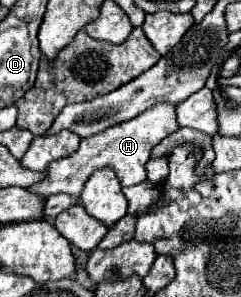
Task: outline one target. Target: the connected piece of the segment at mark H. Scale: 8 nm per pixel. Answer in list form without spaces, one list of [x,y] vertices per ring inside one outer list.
[[[160,103],[158,107],[152,107],[150,111],[144,111],[142,115],[138,115],[130,121],[124,121],[124,123],[114,125],[114,127],[98,133],[98,135],[82,139],[76,153],[50,163],[48,169],[44,171],[44,179],[30,185],[28,191],[36,193],[42,199],[48,199],[56,193],[66,193],[66,195],[72,195],[72,197],[80,197],[86,179],[96,169],[102,169],[102,167],[114,167],[114,171],[116,171],[118,179],[122,181],[122,185],[138,185],[146,179],[144,165],[150,159],[152,147],[156,147],[164,137],[168,137],[176,129],[178,129],[176,107]]]

